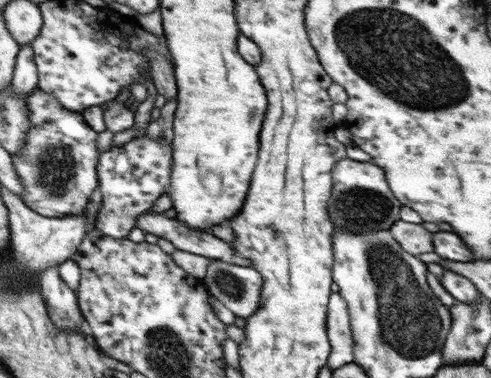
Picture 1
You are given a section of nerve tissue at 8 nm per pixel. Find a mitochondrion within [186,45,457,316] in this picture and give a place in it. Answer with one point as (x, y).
(363, 207)

